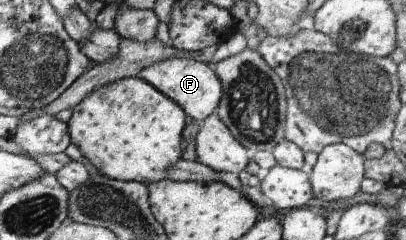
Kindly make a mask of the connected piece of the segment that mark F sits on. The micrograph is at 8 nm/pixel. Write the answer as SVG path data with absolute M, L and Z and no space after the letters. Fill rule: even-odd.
M171 58L158 61L146 66L138 76L171 98L196 122L210 116L220 104L220 96L222 96L220 79L211 64L203 63L200 60Z

